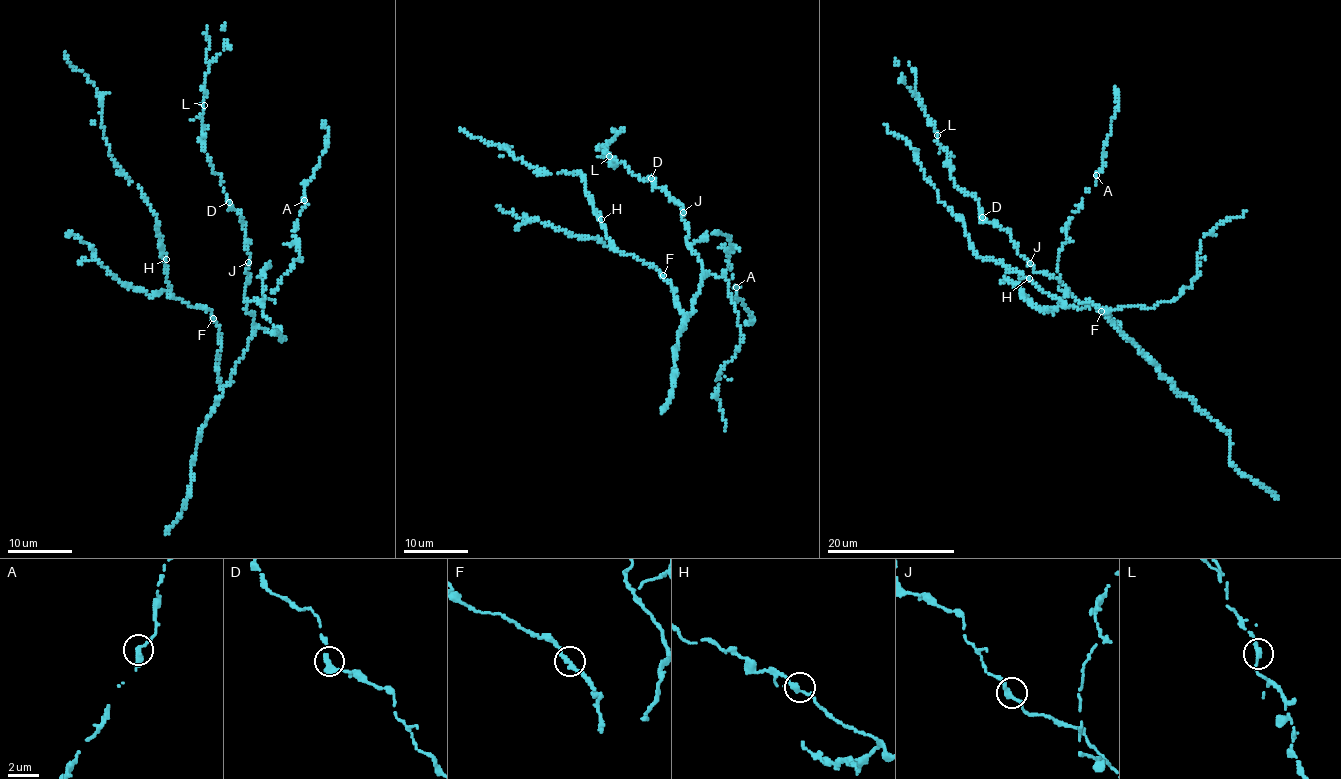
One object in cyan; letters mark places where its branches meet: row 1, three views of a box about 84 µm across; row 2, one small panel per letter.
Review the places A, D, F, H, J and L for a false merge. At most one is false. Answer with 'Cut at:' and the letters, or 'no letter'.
Cut at: A

